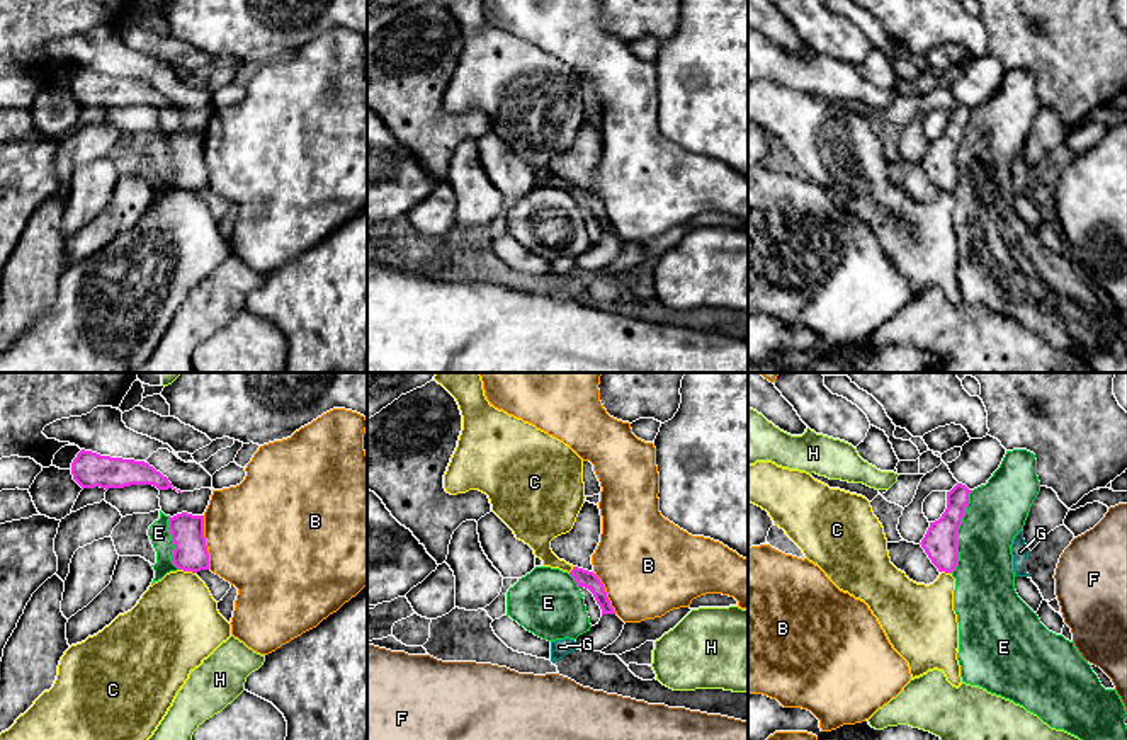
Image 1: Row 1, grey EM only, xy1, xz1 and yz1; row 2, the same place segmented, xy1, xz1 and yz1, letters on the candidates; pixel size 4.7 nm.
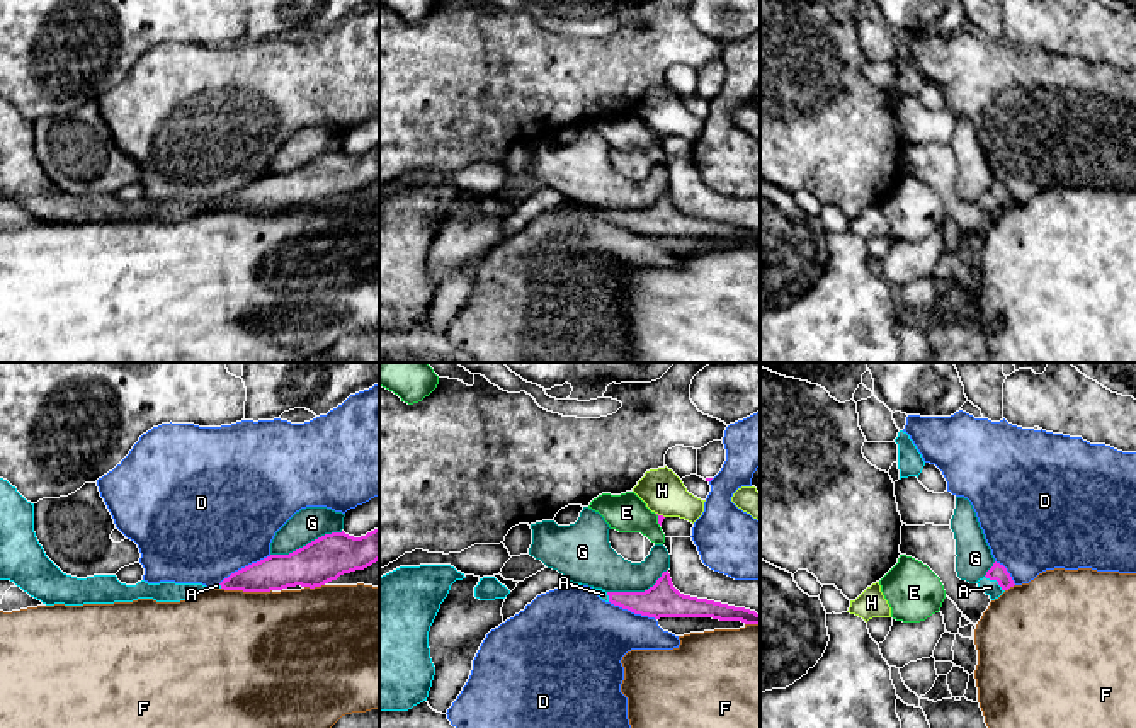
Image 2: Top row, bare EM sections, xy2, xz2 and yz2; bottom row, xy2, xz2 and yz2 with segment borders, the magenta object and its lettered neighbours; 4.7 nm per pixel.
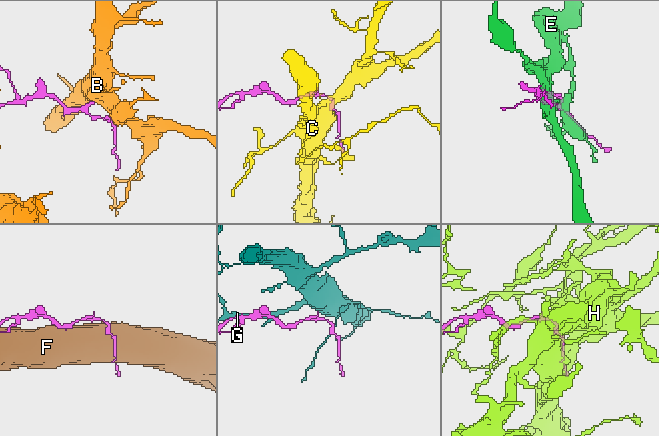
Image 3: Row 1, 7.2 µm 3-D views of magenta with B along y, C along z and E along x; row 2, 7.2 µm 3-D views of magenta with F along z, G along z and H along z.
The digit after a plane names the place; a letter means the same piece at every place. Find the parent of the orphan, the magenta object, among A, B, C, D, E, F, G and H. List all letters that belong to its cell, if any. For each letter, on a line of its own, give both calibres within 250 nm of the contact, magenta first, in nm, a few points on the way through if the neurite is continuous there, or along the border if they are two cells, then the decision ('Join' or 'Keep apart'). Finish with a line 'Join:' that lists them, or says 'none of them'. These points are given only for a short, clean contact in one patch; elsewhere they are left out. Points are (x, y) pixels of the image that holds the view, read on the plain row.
A: Thickness 80 nm (magenta) against 80 nm. Path across: yz2 (997, 191), (995, 198), (990, 206). Join
B: Thickness 160 nm (magenta) against 480 nm. Keep apart
C: Thickness 160 nm (magenta) against 400 nm. Boundary: xy1 (179, 187), (194, 193). Keep apart
D: Thickness 170 nm (magenta) against 500 nm. Keep apart
E: Thickness 160 nm (magenta) against 280 nm. Keep apart
F: Thickness 170 nm (magenta) against 500 nm. Keep apart
G: Thickness 200 nm (magenta) against 160 nm. Keep apart
H: Thickness 30 nm (magenta) against 200 nm. Boundary: xz2 (657, 131), (664, 136). Keep apart
Join: A

